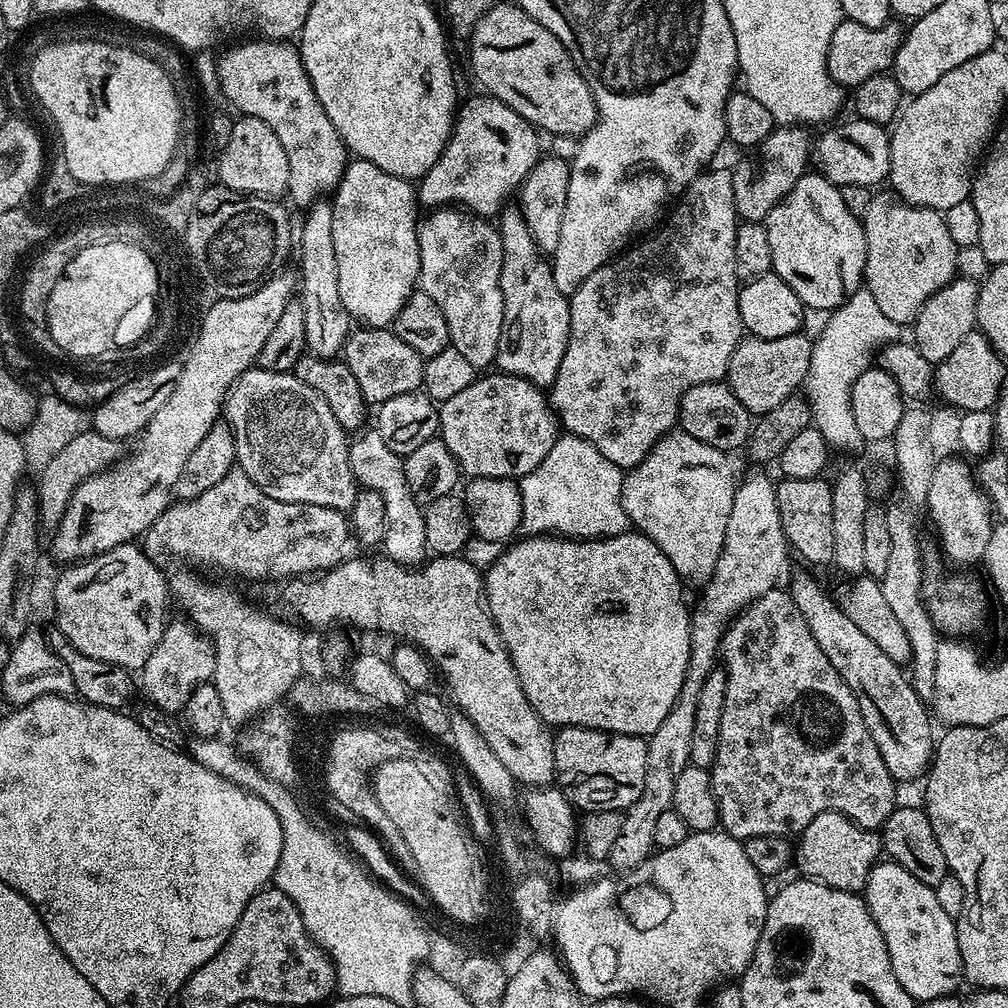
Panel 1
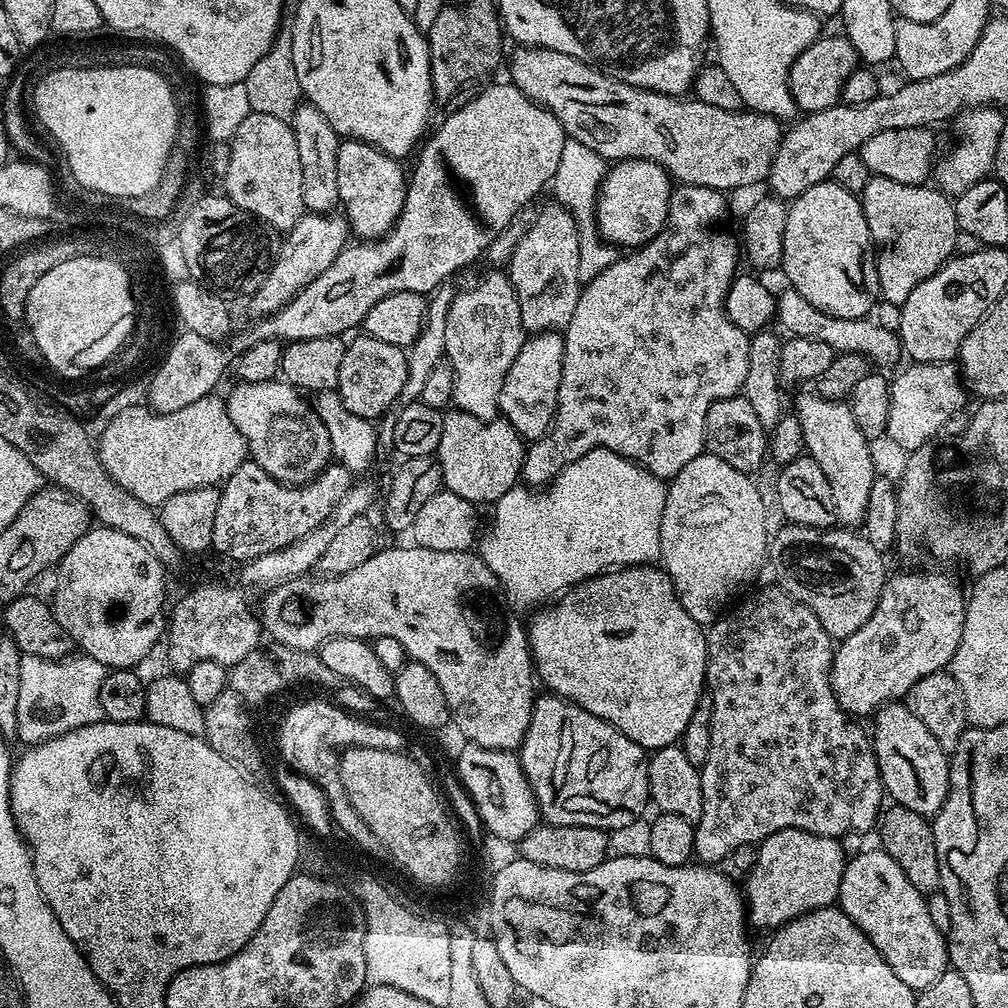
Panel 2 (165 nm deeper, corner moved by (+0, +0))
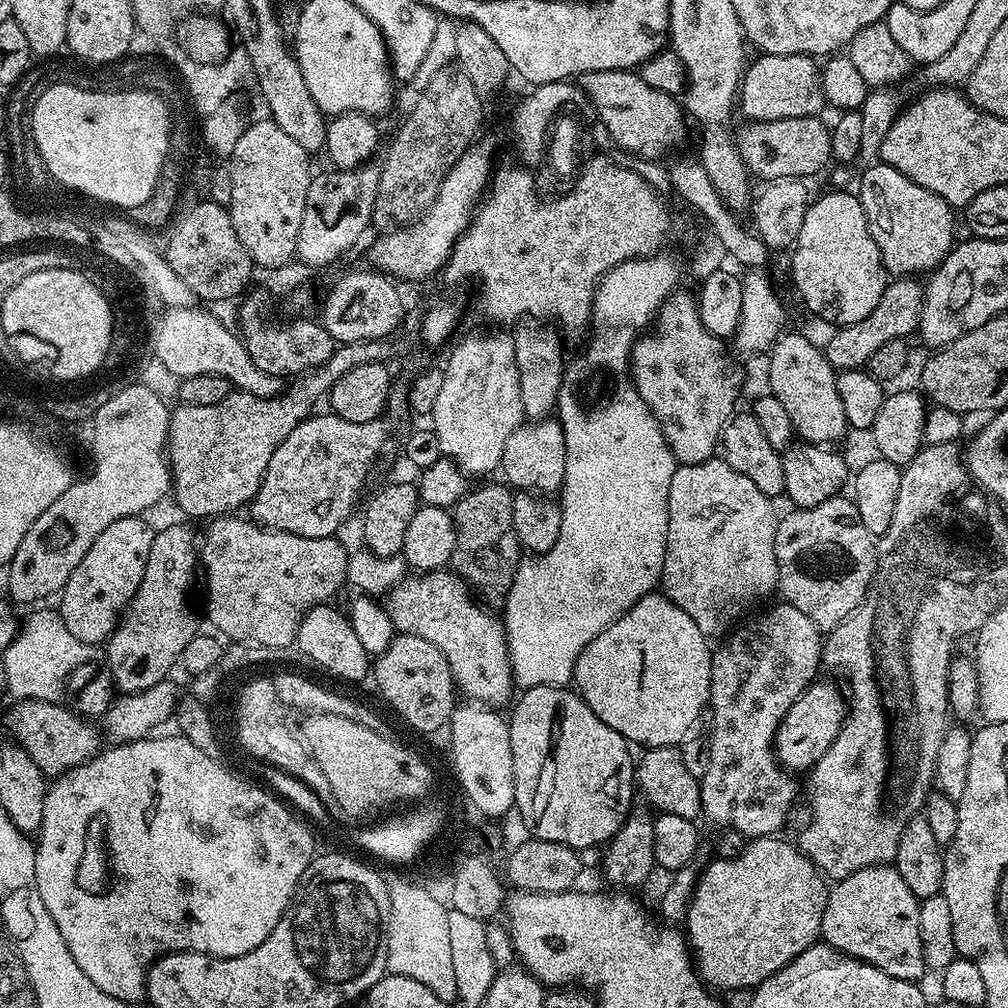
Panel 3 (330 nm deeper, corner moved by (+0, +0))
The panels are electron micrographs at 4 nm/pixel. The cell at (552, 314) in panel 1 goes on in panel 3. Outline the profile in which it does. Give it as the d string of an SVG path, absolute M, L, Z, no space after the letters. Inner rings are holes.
M559 419L528 420L518 425L502 450L499 471L513 489L529 494L559 493L566 474L566 438Z

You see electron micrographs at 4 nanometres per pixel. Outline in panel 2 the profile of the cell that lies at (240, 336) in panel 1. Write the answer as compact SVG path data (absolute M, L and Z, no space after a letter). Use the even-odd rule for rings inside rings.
M308 212L301 216L293 228L288 229L284 240L275 249L275 257L271 261L268 274L260 287L251 293L252 308L261 317L277 312L282 306L289 304L314 278L338 258L350 240L350 229L347 220L340 214L325 214L323 212Z

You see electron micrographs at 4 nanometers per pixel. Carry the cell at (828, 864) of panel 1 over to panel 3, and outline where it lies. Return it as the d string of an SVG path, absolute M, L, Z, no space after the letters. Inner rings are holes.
M771 835L753 839L738 858L713 859L713 864L706 865L704 872L702 868L699 873L692 901L688 904L686 939L696 971L709 989L721 993L732 992L735 988L755 990L766 978L782 970L782 966L798 958L802 950L821 939L820 927L830 891L829 881L795 843L787 844L776 839L780 838Z

